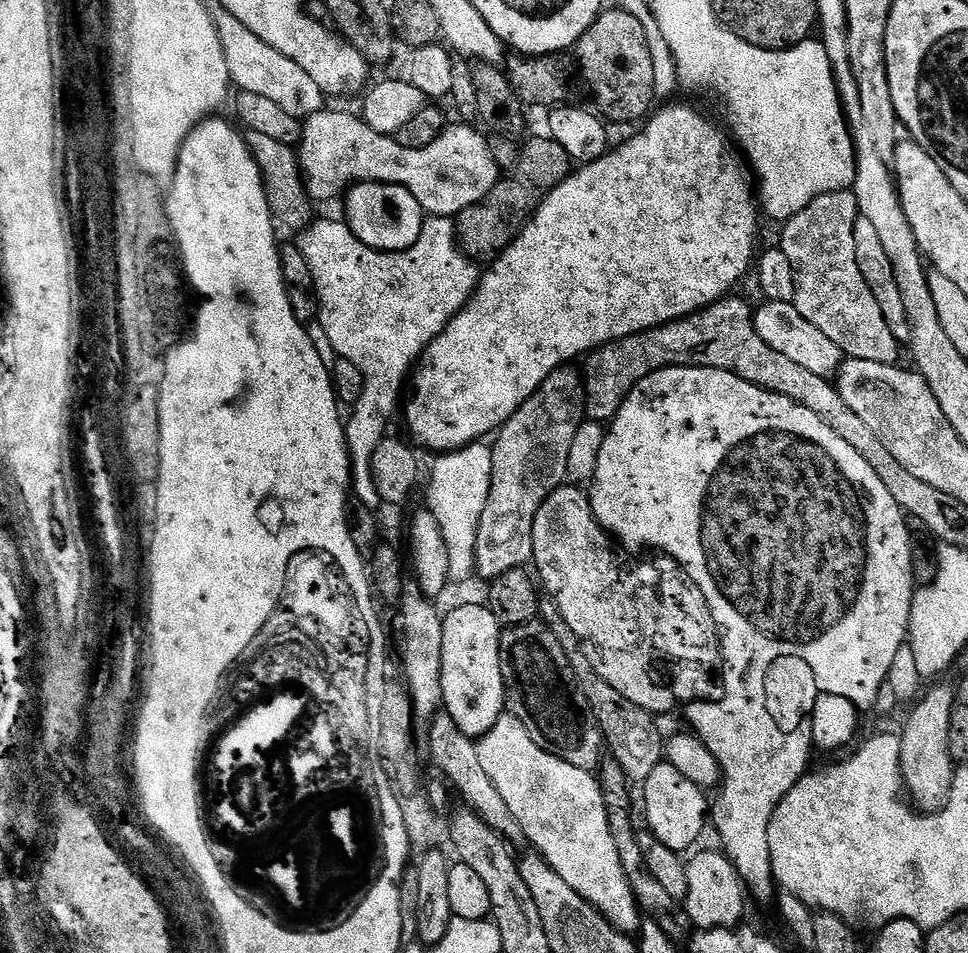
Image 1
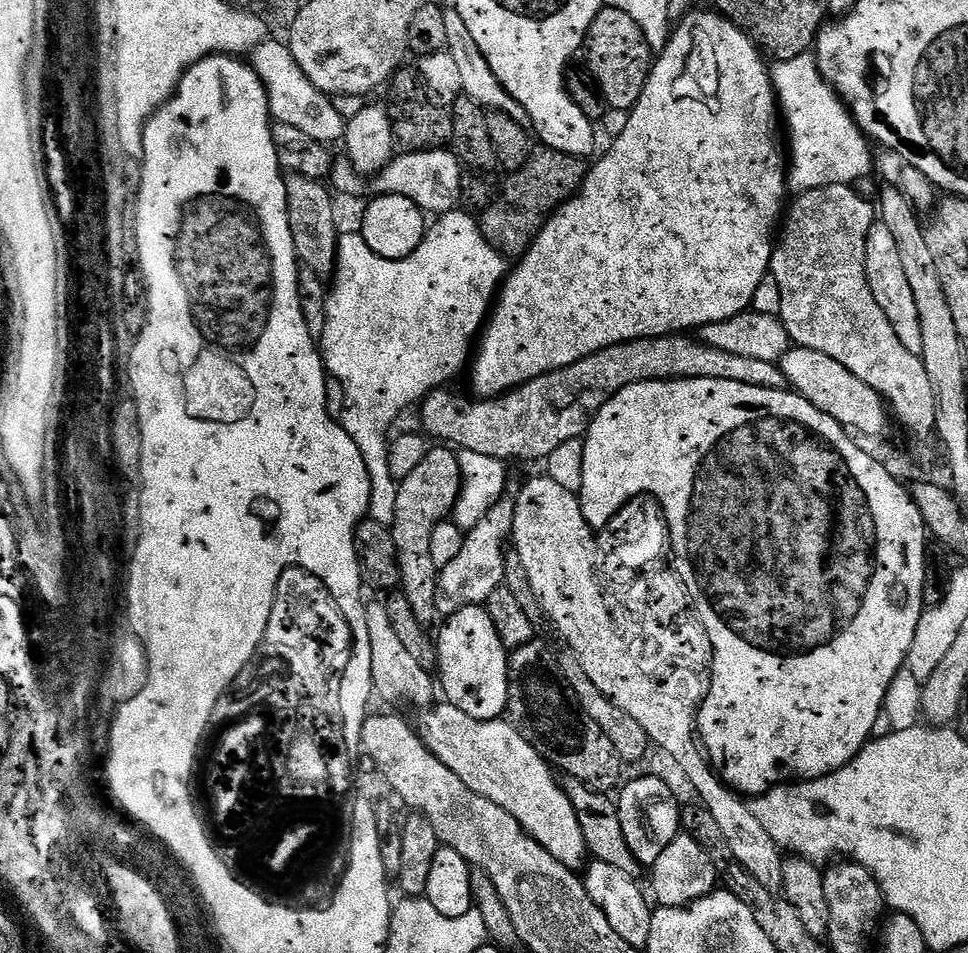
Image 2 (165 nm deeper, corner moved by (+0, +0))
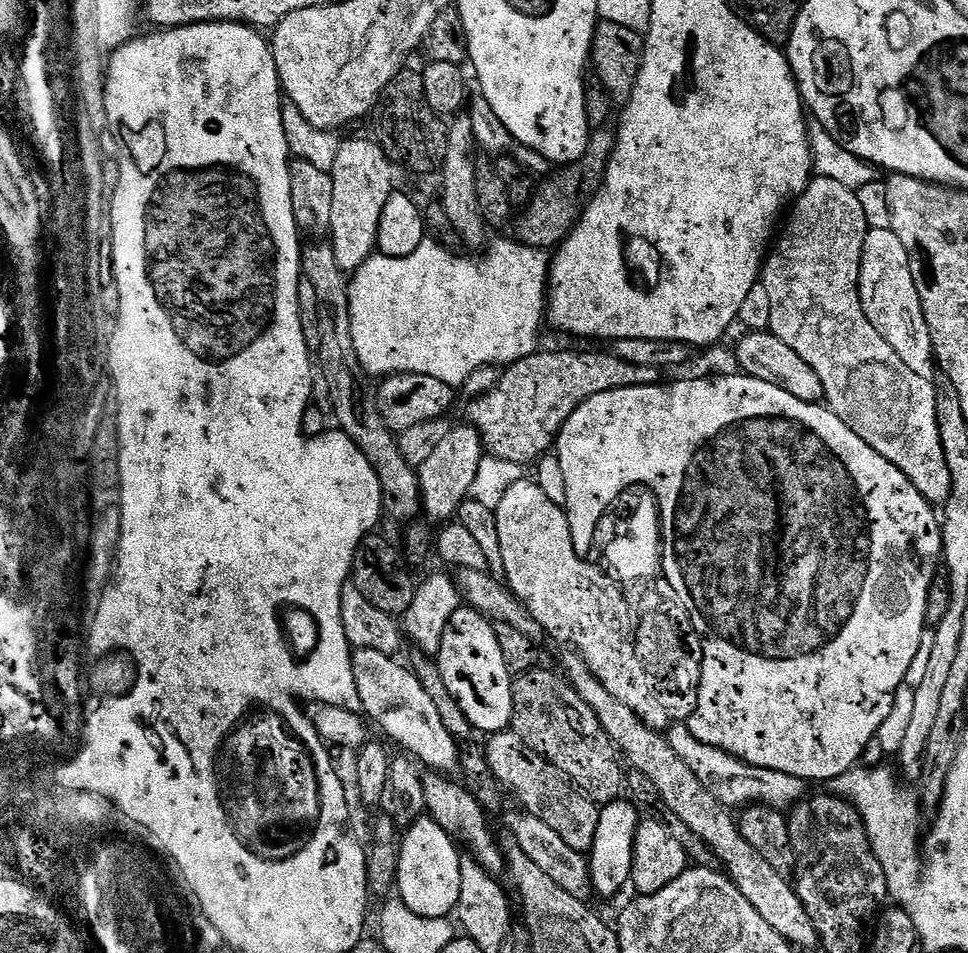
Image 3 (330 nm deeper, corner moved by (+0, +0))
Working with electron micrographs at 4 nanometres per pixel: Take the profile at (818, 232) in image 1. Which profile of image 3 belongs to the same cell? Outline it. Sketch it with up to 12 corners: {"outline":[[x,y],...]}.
{"outline":[[809,180],[762,265],[770,331],[929,504],[937,385],[862,310],[870,221]]}

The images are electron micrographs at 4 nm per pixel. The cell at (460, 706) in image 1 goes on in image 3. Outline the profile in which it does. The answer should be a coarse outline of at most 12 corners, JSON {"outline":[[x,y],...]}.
{"outline":[[460,607],[442,634],[447,689],[477,733],[511,725],[514,677],[493,621]]}

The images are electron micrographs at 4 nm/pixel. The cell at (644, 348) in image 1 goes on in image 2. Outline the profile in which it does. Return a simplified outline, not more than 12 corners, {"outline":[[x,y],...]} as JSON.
{"outline":[[684,334],[598,350],[503,396],[428,393],[433,441],[505,462],[579,440],[651,380],[784,388],[777,363]]}

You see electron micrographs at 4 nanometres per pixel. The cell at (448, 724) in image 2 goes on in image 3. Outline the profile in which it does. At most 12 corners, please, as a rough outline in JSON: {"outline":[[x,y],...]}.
{"outline":[[353,651],[359,707],[425,769],[461,767],[458,741],[410,667]]}

